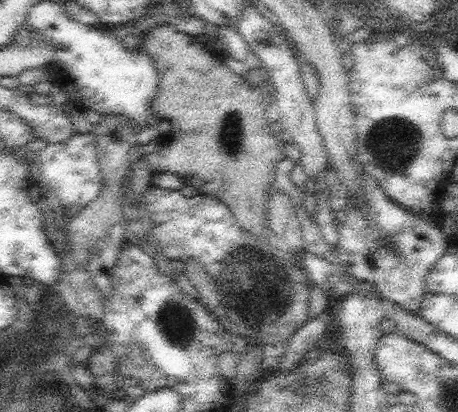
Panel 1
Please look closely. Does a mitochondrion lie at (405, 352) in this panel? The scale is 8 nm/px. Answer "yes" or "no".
no

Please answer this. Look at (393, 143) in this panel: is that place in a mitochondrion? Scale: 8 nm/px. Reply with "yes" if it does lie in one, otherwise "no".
yes

